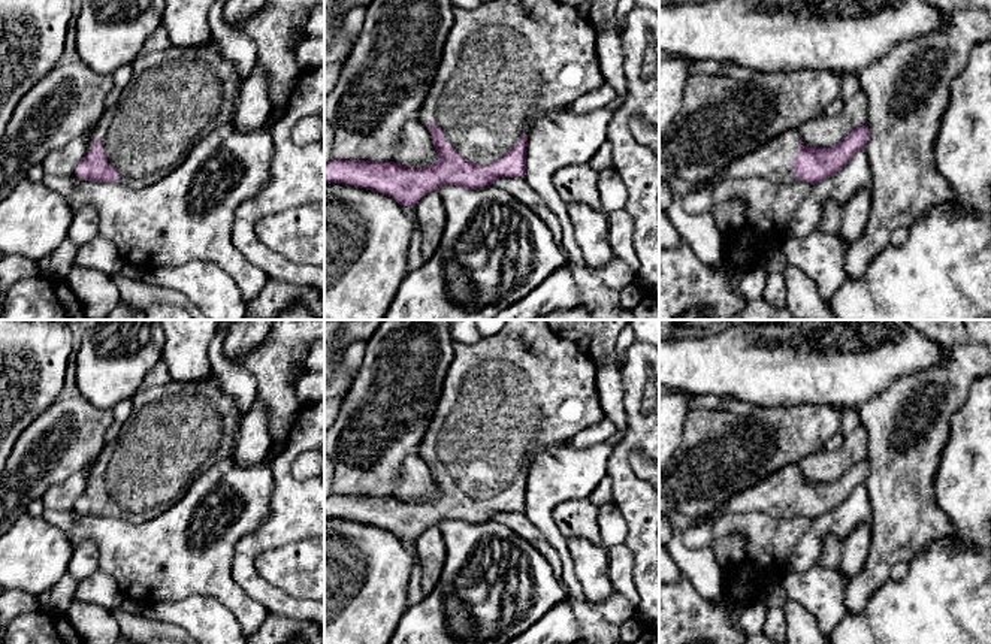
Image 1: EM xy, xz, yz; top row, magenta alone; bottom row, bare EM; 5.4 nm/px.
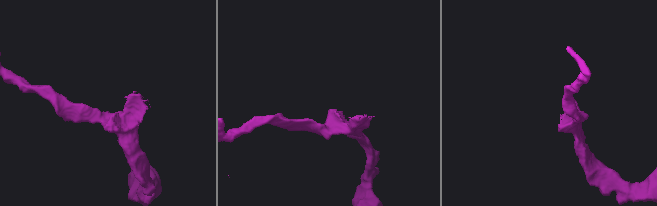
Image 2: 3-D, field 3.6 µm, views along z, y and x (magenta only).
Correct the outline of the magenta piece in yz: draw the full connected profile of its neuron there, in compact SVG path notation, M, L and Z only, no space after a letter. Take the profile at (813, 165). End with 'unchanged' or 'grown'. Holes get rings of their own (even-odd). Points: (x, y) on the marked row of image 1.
M865 124L836 146L807 148L800 139L800 130L792 130L732 160L706 182L764 178L774 184L803 181L815 185L840 172L856 151L865 149L868 139L870 129Z | grown

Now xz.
M493 0L471 10L453 6L453 13L454 22L444 43L433 84L419 114L419 121L430 131L438 161L413 169L395 161L332 158L324 164L324 184L356 185L386 194L401 206L416 208L425 194L444 185L481 190L498 178L525 178L532 121L547 111L571 108L578 97L605 82L596 57L596 31L569 4L559 0Z | grown

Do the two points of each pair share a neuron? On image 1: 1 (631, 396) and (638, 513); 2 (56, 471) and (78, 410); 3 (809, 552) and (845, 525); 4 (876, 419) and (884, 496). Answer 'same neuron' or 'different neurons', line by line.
1: same neuron
2: same neuron
3: same neuron
4: same neuron

